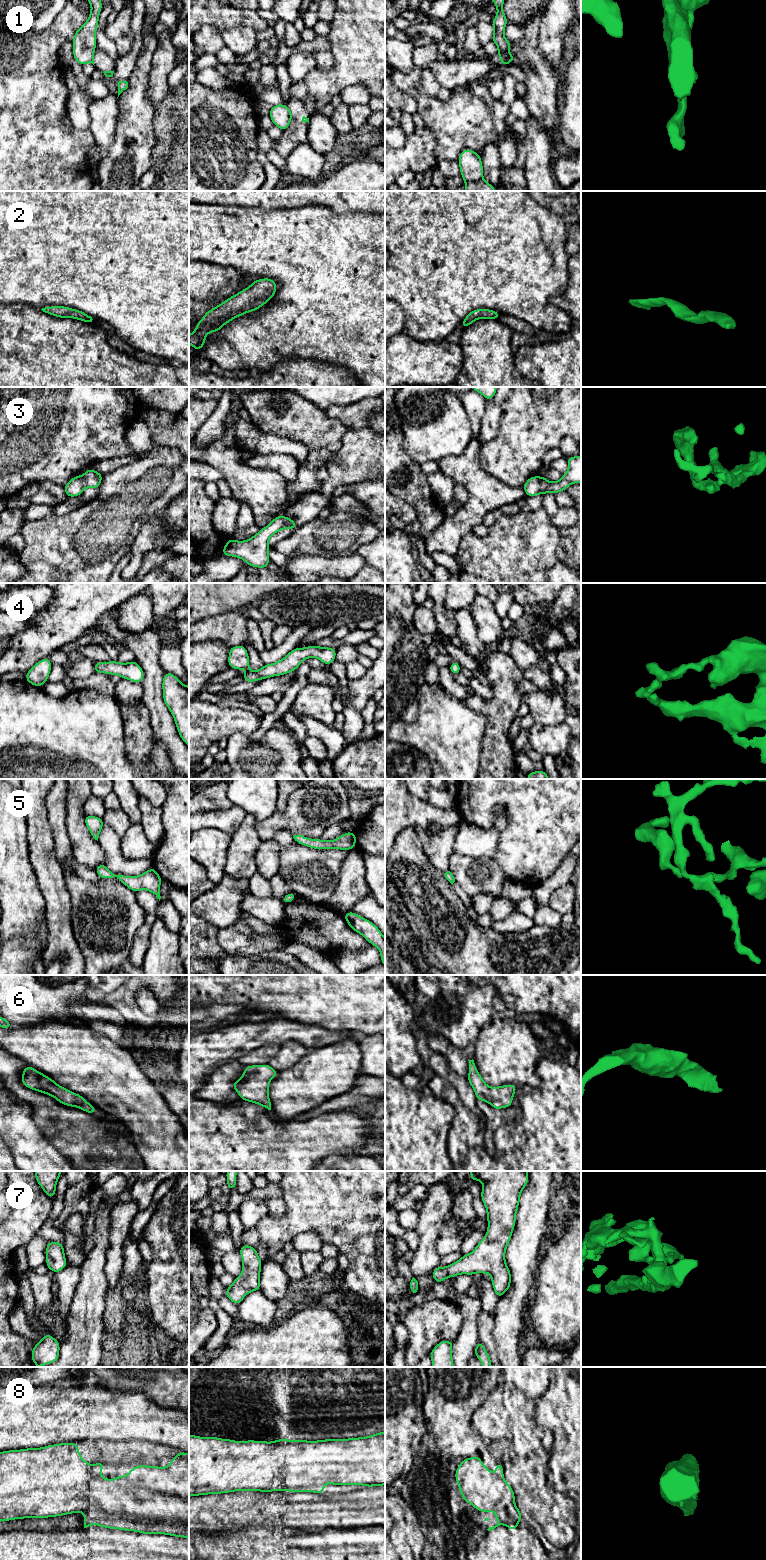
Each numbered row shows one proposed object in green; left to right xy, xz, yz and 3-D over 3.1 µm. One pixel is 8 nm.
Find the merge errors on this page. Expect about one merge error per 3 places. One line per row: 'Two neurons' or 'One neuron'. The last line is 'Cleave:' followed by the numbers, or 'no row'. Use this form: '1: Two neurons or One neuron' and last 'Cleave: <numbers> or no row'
1: Two neurons
2: One neuron
3: One neuron
4: One neuron
5: One neuron
6: One neuron
7: One neuron
8: One neuron
Cleave: 1

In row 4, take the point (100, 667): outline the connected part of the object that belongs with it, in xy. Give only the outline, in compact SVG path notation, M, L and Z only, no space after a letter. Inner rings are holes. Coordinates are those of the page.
M118 661L95 662L95 673L105 673L109 675L119 675L122 679L132 682L142 683L144 672L136 661L121 663Z

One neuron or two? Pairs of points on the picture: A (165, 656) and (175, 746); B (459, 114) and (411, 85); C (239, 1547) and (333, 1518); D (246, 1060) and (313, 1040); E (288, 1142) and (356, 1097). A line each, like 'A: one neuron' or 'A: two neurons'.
A: two neurons
B: one neuron
C: two neurons
D: two neurons
E: two neurons

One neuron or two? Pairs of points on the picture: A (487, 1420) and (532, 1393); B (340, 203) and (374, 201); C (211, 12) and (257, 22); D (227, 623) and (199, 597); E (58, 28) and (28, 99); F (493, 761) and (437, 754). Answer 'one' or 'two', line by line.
A: two
B: one
C: one
D: two
E: one
F: two

